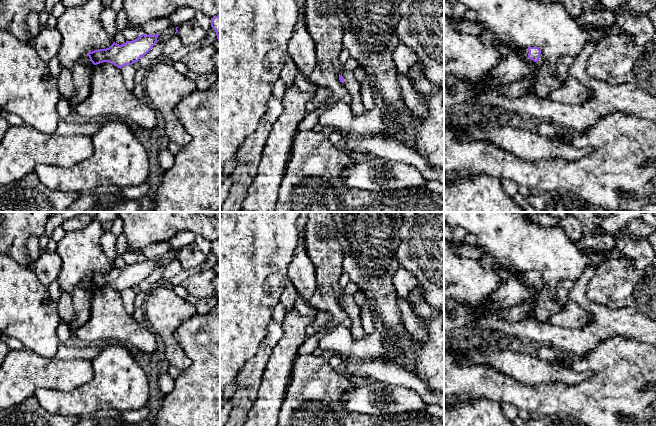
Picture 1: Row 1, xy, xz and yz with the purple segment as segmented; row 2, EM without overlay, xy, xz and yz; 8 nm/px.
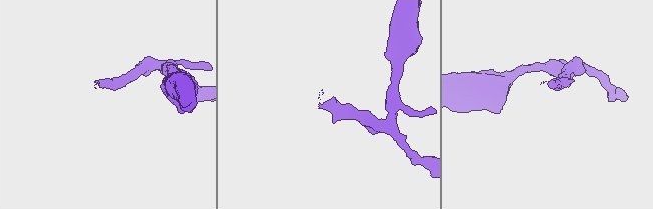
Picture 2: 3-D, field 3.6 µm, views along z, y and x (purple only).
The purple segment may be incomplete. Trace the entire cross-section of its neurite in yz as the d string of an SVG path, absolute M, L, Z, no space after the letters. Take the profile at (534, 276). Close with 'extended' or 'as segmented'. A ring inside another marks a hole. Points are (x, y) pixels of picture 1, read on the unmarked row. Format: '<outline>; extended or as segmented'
M538 271L523 272L519 276L509 275L490 295L484 308L491 312L508 309L518 302L524 302L531 290L539 291L542 286L543 281Z; extended

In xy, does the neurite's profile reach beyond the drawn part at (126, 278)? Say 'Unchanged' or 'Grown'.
Grown

